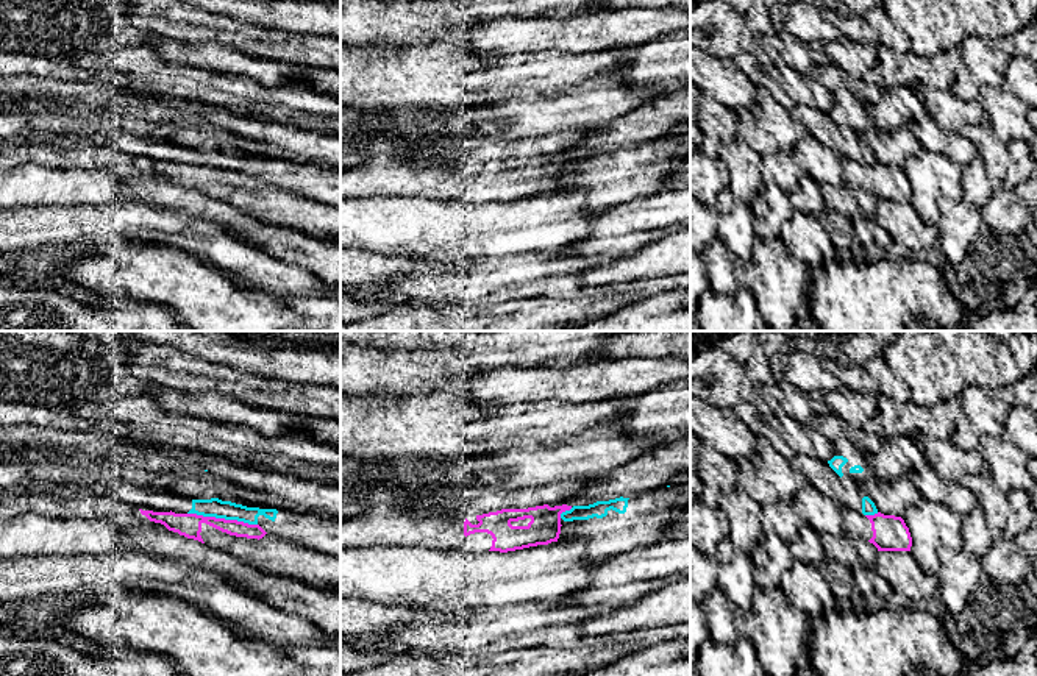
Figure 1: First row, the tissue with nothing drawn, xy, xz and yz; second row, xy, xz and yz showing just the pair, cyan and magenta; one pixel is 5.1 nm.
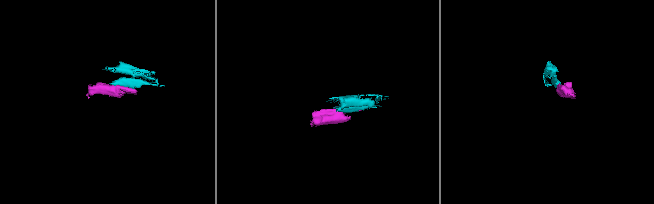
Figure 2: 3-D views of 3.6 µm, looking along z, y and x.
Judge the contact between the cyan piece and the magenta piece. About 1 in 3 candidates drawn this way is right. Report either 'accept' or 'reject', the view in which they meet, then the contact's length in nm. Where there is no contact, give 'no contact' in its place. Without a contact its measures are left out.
reject | xy | 360 nm

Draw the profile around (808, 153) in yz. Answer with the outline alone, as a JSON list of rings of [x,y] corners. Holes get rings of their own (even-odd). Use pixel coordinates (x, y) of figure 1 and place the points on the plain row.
[[[807,136],[793,150],[796,164],[803,172],[809,173],[817,181],[817,167],[821,164],[821,151],[825,145],[818,142],[814,136]]]

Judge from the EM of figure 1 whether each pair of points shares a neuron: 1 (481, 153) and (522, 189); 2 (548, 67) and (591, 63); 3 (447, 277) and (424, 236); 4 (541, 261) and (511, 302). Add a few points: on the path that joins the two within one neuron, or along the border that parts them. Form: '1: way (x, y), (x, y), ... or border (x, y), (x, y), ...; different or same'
1: way (492, 164), (511, 186); same
2: way (559, 67), (580, 67); same
3: border (402, 256), (453, 263); different
4: border (552, 277), (502, 288), (488, 297); different

